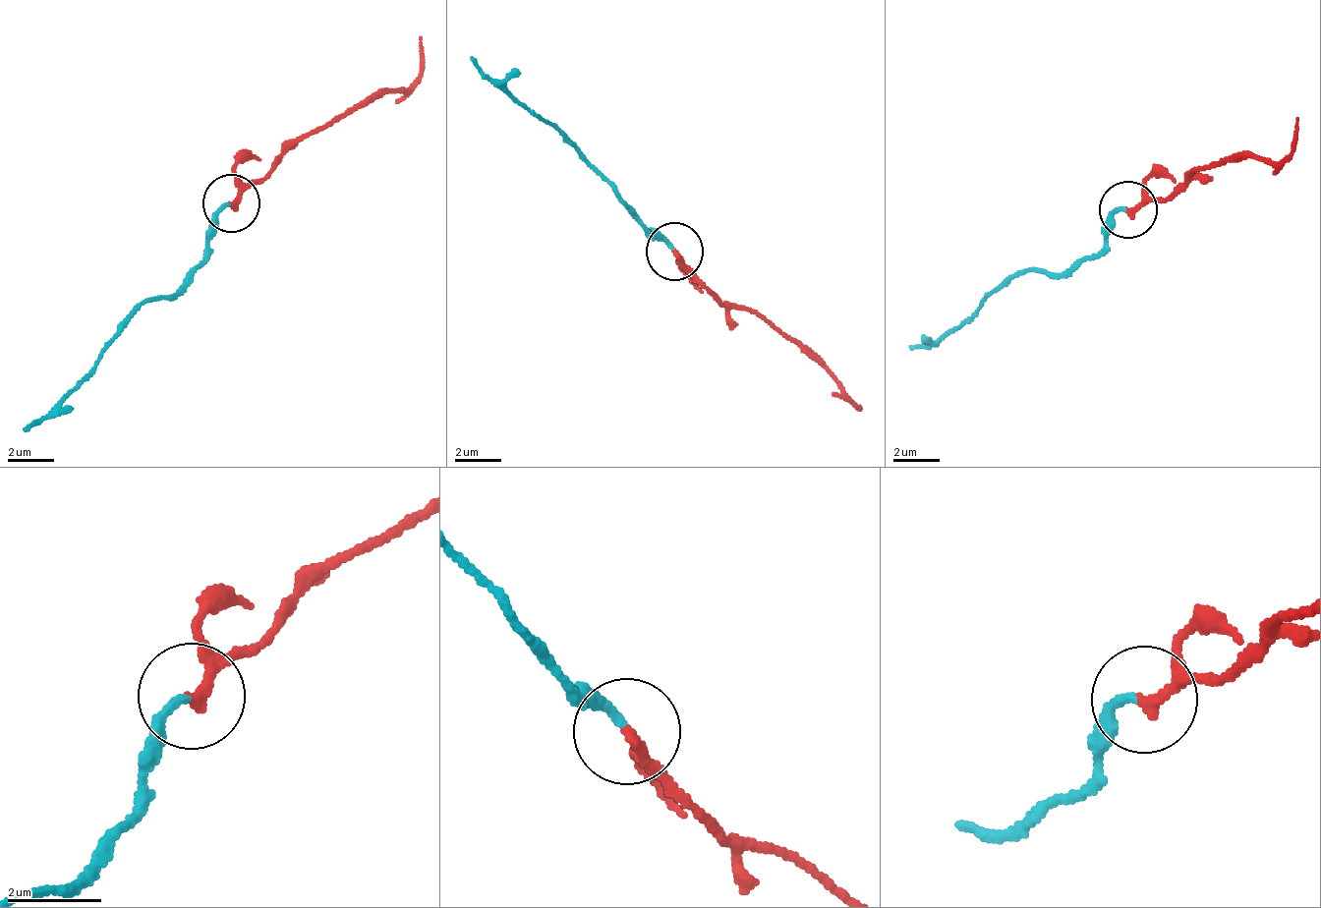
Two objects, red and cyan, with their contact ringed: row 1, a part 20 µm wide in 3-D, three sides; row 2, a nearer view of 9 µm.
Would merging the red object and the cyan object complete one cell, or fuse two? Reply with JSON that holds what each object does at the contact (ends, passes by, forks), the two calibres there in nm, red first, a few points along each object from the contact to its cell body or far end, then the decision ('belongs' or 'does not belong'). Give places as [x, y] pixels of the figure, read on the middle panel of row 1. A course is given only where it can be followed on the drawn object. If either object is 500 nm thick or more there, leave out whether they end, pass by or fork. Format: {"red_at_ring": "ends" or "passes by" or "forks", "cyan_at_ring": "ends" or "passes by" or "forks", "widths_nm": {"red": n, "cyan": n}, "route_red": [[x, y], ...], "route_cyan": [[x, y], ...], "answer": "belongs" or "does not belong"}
{"red_at_ring": "ends", "cyan_at_ring": "ends", "widths_nm": {"red": 240, "cyan": 180}, "route_red": [[673, 250], [697, 281], [734, 308], [764, 317], [817, 363], [845, 397], [858, 406], [861, 405]], "route_cyan": [[673, 250], [640, 221], [586, 153], [492, 82], [469, 54]], "answer": "does not belong"}

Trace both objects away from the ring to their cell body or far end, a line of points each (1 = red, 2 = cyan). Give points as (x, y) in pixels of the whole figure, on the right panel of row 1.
1: (1126, 207), (1159, 201), (1200, 171), (1247, 154), (1280, 161), (1290, 152), (1295, 119)
2: (1126, 207), (1089, 257), (1057, 274), (1018, 273), (934, 344), (907, 344)

